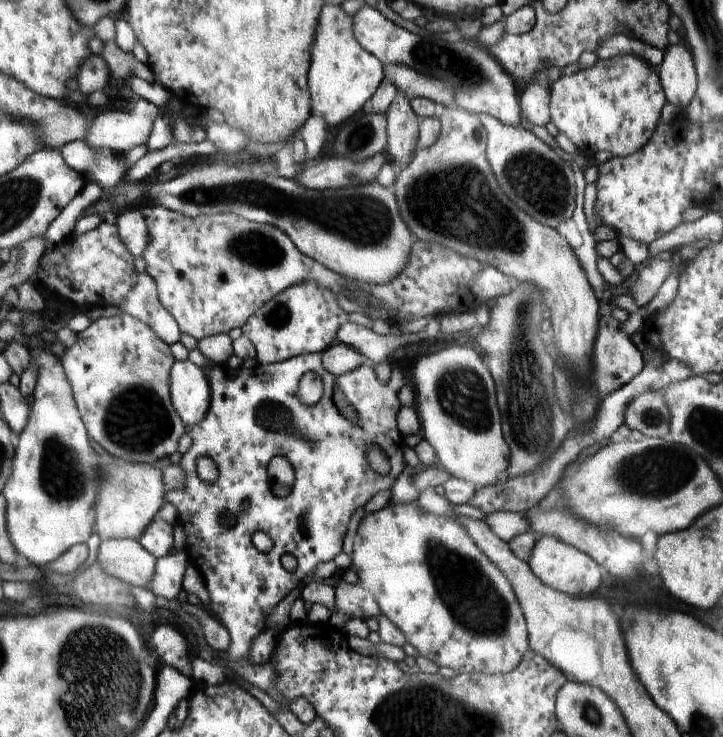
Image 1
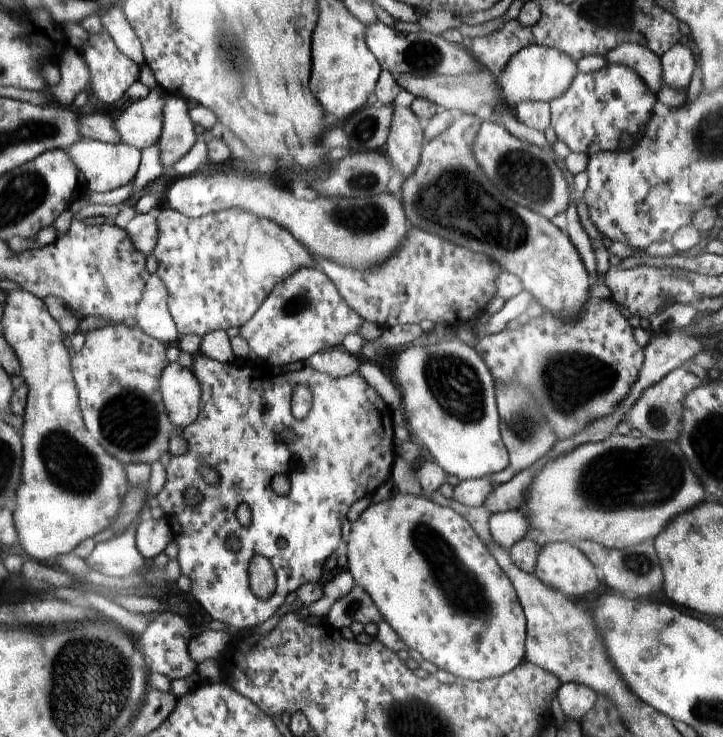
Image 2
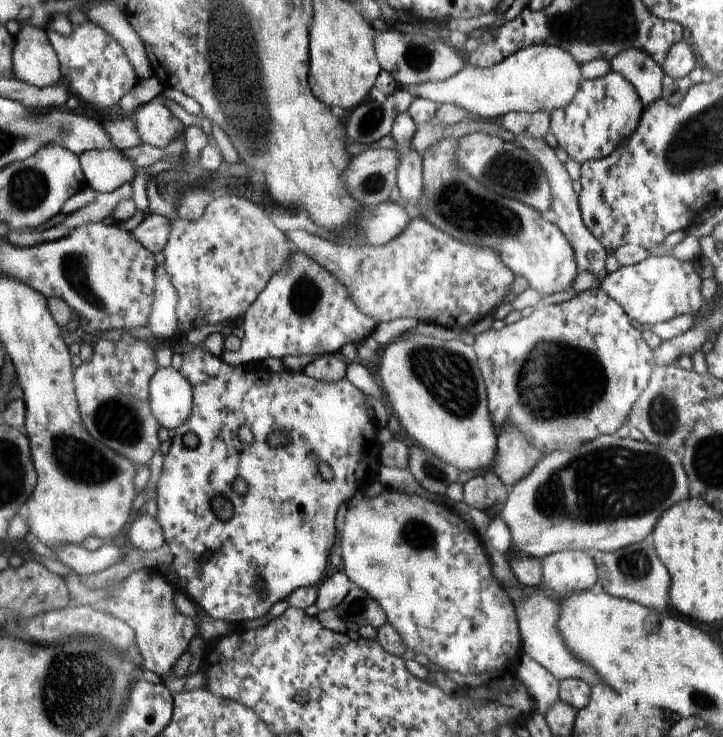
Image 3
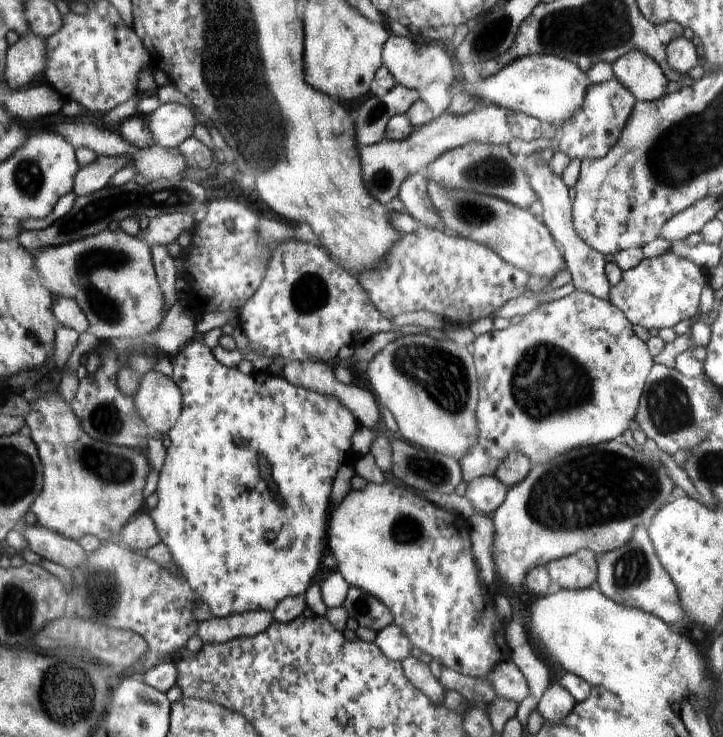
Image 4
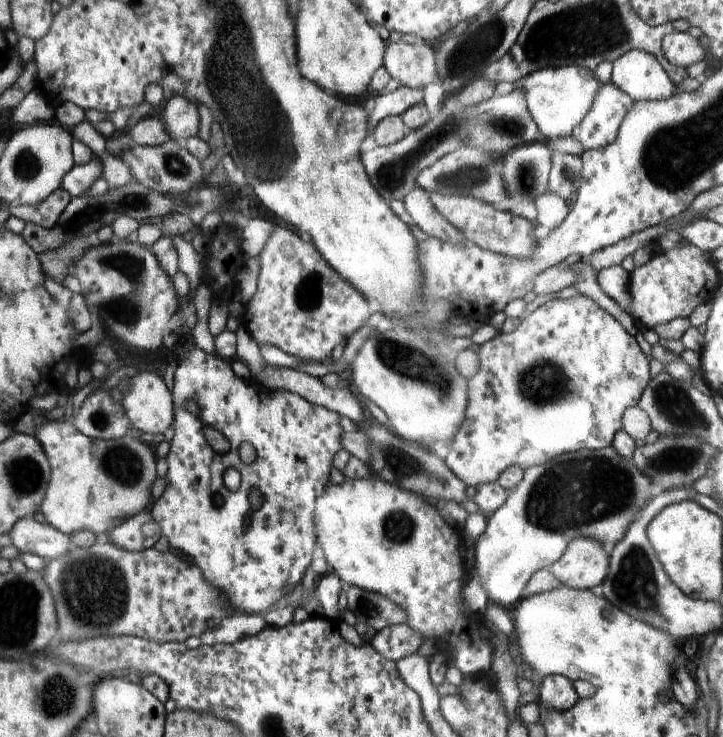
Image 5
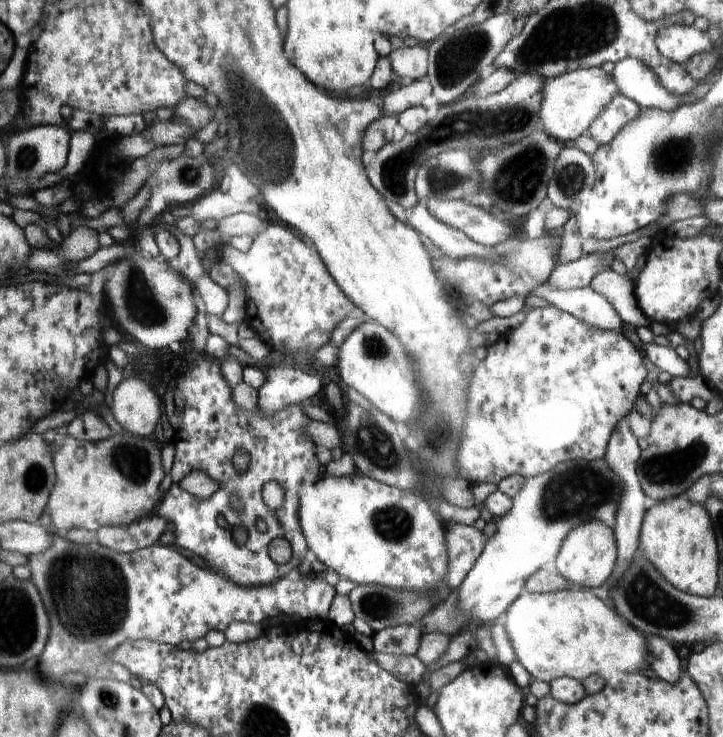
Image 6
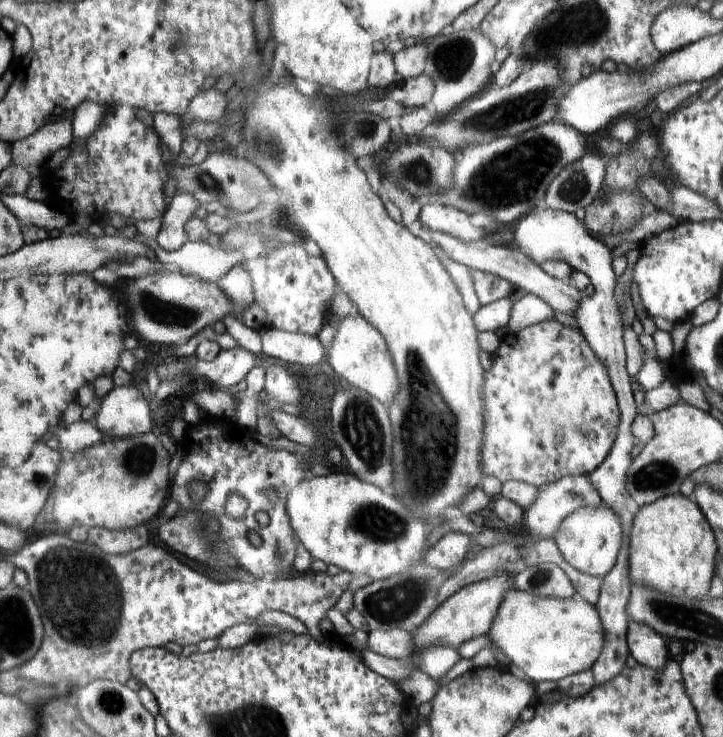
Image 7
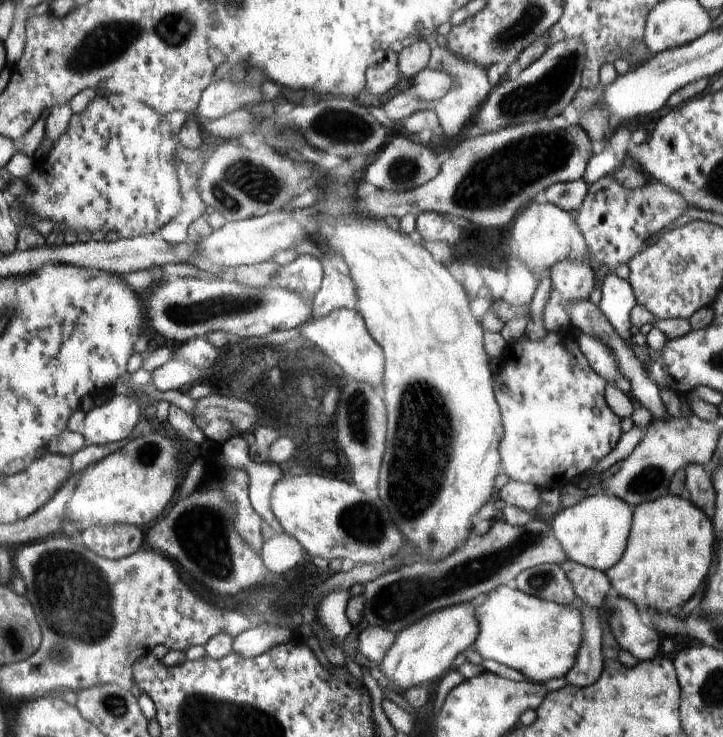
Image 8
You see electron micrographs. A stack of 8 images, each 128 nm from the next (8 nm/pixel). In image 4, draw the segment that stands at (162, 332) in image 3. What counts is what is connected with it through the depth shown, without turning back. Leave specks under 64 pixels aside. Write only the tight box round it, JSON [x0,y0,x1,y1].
[152,246,180,305]

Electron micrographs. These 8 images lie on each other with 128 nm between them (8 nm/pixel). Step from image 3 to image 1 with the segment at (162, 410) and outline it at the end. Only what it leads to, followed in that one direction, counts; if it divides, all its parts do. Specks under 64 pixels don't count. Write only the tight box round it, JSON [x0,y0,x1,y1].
[169,359,213,427]

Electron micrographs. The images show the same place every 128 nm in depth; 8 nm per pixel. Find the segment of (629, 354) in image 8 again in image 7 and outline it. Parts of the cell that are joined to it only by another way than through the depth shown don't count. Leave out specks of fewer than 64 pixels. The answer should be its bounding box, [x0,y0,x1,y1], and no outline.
[428,230,583,315]

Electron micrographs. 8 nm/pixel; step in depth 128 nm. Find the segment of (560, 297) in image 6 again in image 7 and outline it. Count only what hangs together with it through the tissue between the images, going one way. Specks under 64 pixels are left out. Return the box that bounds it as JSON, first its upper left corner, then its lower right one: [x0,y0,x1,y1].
[518,208,637,686]

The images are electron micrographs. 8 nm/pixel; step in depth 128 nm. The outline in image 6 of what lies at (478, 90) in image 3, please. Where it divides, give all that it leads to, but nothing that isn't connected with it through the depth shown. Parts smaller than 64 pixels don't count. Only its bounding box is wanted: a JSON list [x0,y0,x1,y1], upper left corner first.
[538,68,618,144]

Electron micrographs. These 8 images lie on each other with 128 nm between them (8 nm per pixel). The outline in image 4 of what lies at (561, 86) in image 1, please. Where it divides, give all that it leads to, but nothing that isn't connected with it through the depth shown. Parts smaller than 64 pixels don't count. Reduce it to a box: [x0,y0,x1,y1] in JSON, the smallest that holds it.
[557,77,636,162]

